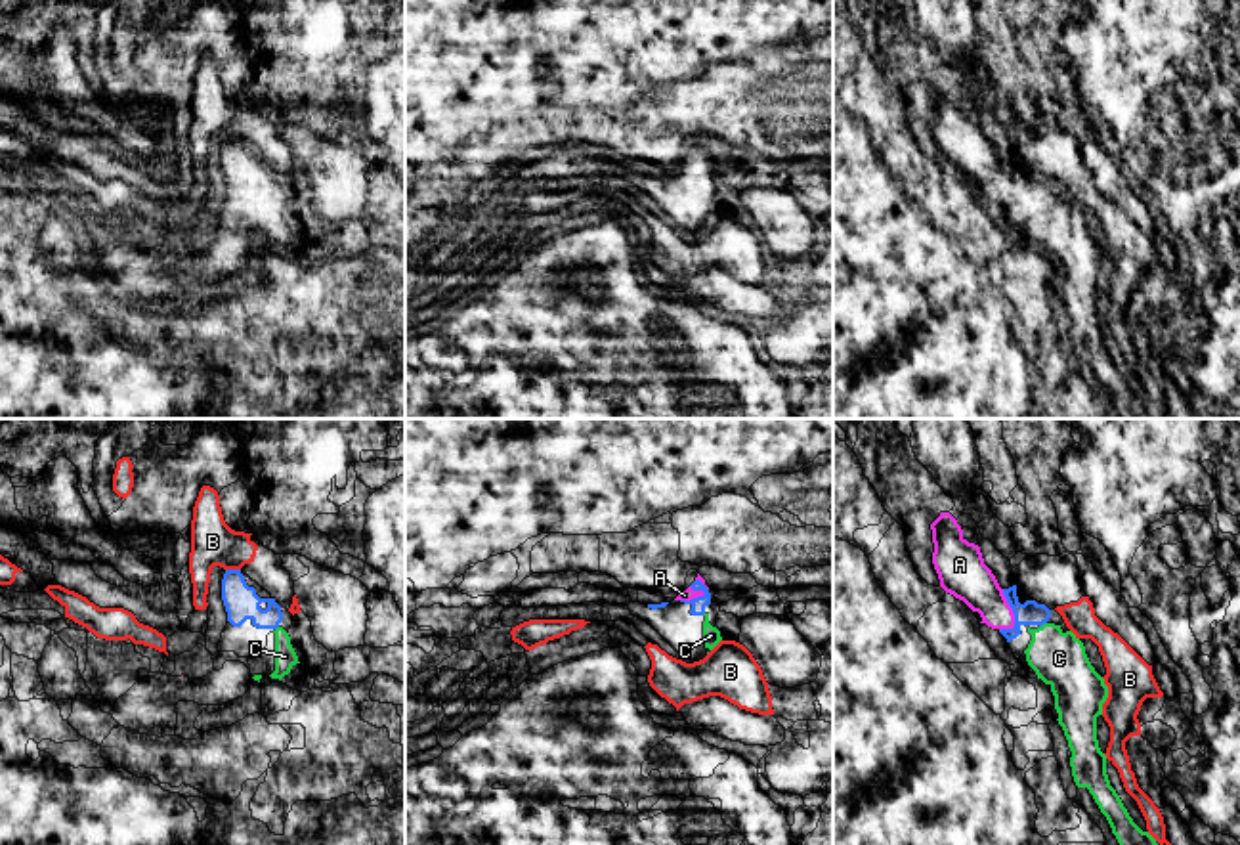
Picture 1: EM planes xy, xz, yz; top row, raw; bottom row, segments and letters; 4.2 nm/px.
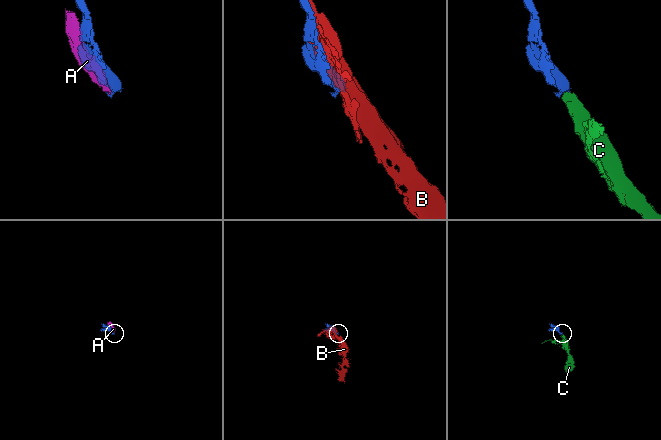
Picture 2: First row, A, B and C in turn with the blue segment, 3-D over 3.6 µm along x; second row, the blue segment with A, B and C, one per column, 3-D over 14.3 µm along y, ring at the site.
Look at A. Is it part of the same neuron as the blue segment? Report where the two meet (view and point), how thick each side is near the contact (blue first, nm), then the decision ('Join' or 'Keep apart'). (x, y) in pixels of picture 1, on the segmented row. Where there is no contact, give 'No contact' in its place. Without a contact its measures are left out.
Touches blue at yz (1013, 612). Thickness 100 nm (blue) against 190 nm. Join

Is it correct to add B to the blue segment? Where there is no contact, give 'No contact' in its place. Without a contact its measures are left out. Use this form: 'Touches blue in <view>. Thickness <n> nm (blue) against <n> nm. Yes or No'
Touches blue in xy. Thickness 150 nm (blue) against 190 nm. No

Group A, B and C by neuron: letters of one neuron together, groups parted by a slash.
A C / B

